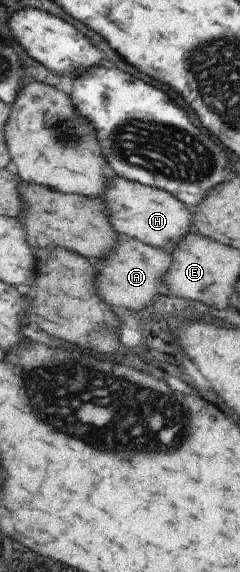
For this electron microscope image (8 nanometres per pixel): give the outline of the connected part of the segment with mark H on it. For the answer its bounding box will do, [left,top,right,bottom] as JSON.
[101,175,194,253]

